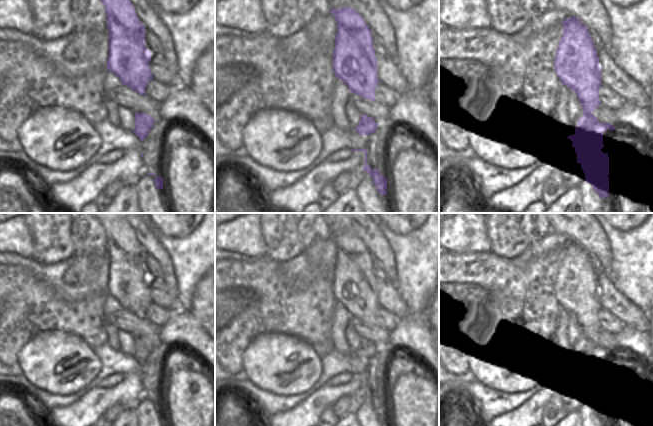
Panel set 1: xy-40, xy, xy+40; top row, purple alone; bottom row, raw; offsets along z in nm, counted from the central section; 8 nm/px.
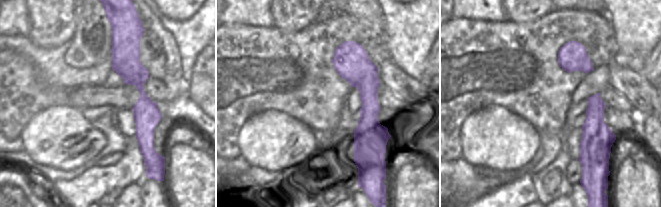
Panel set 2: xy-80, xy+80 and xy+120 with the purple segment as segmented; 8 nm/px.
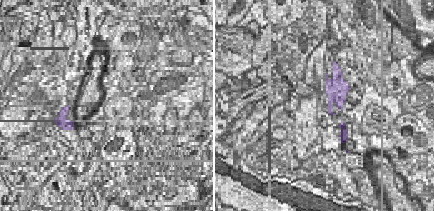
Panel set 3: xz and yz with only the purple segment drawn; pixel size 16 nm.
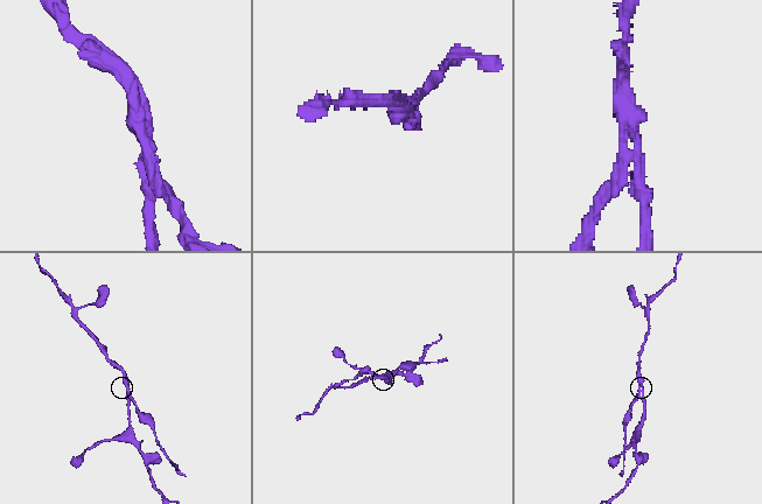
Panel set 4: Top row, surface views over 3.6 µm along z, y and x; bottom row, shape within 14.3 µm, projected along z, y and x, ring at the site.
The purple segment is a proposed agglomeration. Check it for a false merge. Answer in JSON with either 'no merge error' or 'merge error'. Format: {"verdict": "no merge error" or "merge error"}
{"verdict": "merge error"}

